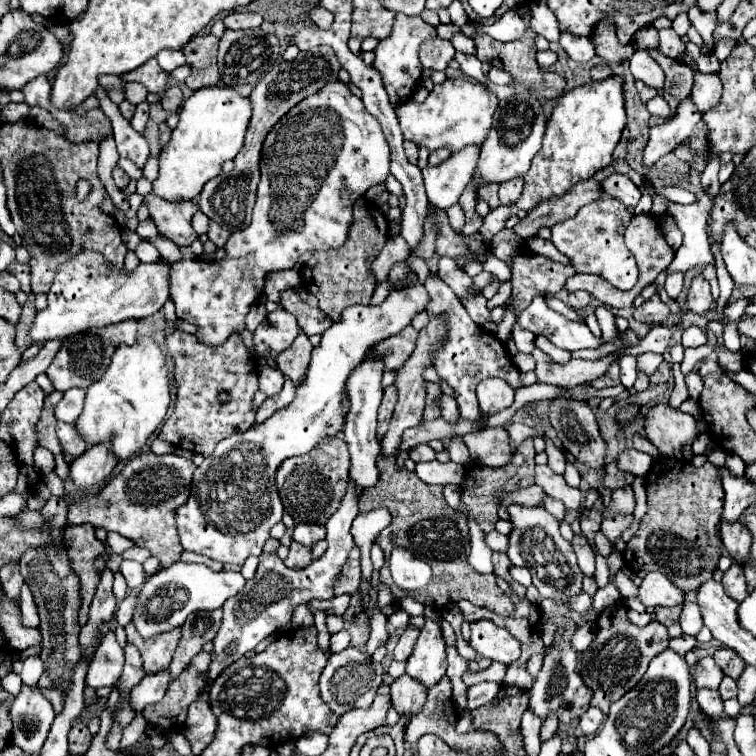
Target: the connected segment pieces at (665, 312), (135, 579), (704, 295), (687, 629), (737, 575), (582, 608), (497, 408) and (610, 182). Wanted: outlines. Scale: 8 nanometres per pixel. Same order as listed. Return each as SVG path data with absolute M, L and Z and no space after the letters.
M655 294L651 300L643 302L641 308L635 308L633 310L633 318L637 322L645 322L645 324L663 324L669 318L669 308Z
M123 560L119 564L119 572L123 574L123 578L131 590L137 590L139 586L143 586L143 582L147 578L147 574L143 572L143 566L133 560Z
M697 274L691 282L689 296L687 296L687 306L689 306L691 312L697 312L697 314L707 314L713 308L711 290L709 290L703 274Z
M687 602L683 604L683 612L681 612L681 628L683 628L683 634L687 636L697 636L699 630L703 628L703 616L701 616L701 610L699 610L699 604L697 602Z
M732 560L731 568L725 572L725 576L723 576L723 588L725 588L725 592L731 596L731 598L735 598L737 602L741 602L745 596L747 596L747 586L745 586L745 576L743 565L737 561Z
M581 592L579 596L575 596L575 598L571 600L571 608L573 608L575 612L579 612L579 614L593 614L593 612L591 612L591 596L585 594L585 592Z
M487 378L477 386L477 398L483 414L497 414L513 404L513 388L507 386L501 378Z
M621 174L605 178L603 180L603 192L607 196L619 198L629 208L635 208L637 202L641 200L641 190L627 176L621 176Z

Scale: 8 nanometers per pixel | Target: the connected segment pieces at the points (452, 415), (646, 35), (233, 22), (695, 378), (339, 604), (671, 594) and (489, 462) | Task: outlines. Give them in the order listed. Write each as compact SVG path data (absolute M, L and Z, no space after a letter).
M443 394L443 396L439 396L437 404L439 404L439 408L441 408L441 416L443 416L443 420L447 420L447 422L455 422L455 418L459 418L457 402L455 402L453 396Z
M645 26L641 28L635 38L633 38L633 46L635 48L657 48L659 46L659 36L657 30L653 26Z
M231 12L223 18L225 26L231 30L243 30L243 28L257 28L261 26L263 18L253 12Z
M693 370L693 372L689 372L687 376L685 376L685 382L687 382L687 390L689 390L689 396L691 398L695 398L695 400L699 400L699 394L701 394L701 376L699 376L699 372L697 370Z
M343 594L343 596L331 598L327 602L309 602L309 608L311 608L311 612L327 610L327 614L345 614L345 610L349 608L349 600L351 600L351 596Z
M651 572L643 578L639 586L639 600L645 606L675 606L683 604L685 592L669 582L661 572Z
M501 426L465 434L463 440L471 452L471 458L481 466L499 468L499 466L505 466L511 458L509 436L507 436L507 430Z

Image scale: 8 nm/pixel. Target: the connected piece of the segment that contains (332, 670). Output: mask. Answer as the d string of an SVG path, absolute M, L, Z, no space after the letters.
M349 646L347 650L339 654L331 654L323 674L321 674L321 698L335 714L345 714L353 708L367 708L373 702L373 696L377 694L381 686L383 666L379 662L373 662L369 654L361 654L357 648Z

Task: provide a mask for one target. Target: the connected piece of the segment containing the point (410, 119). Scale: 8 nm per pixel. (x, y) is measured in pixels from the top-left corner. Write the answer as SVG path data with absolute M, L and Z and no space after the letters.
M457 78L445 80L443 84L435 84L435 88L431 90L423 104L407 100L403 102L403 106L397 106L395 112L403 136L407 140L413 140L419 146L427 146L431 152L437 148L449 148L457 152L463 150L467 144L481 146L485 142L497 104L499 98L491 88L479 82Z

